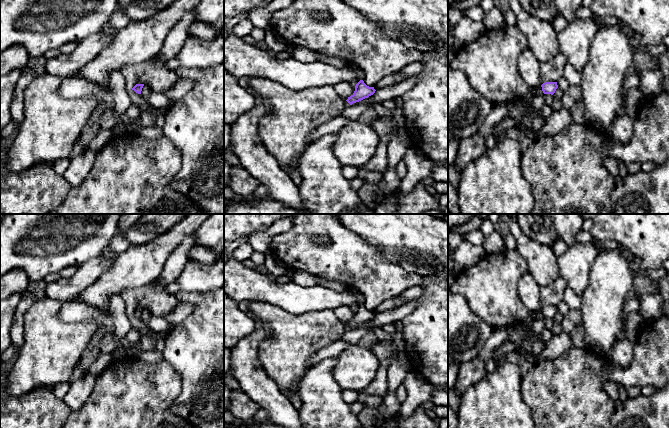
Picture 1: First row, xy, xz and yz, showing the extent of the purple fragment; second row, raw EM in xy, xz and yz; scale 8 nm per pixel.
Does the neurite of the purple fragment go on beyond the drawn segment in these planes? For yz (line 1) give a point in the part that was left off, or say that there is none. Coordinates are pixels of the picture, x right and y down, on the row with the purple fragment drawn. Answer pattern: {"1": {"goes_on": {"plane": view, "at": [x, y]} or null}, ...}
{"1": {"goes_on": null}}

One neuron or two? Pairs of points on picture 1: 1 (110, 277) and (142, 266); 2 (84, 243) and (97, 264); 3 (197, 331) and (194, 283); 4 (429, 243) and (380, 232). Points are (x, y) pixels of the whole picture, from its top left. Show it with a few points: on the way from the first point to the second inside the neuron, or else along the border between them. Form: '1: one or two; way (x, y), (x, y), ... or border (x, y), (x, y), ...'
1: one; way (118, 277), (134, 267)
2: two; border (101, 254), (90, 258), (78, 266)
3: two; border (213, 289), (208, 291), (179, 291)
4: one; way (417, 241), (405, 232), (392, 232)

